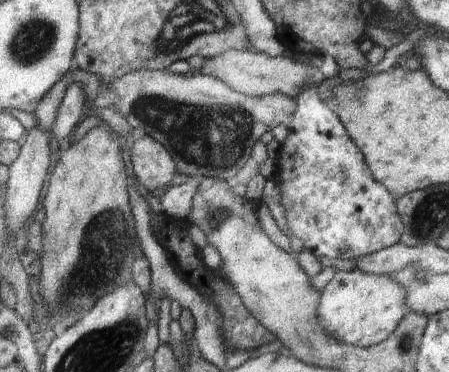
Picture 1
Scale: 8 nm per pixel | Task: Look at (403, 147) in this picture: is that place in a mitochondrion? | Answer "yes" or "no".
no

